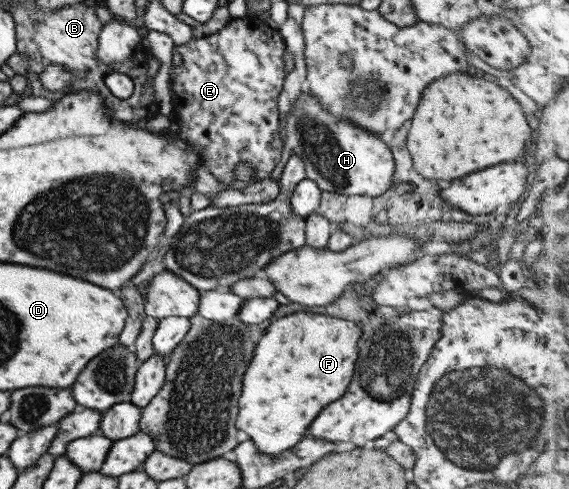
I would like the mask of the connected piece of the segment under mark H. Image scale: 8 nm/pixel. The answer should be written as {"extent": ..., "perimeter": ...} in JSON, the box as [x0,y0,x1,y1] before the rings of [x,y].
{"extent":[282,89,394,197],"perimeter":[[[301,89],[292,110],[288,113],[284,128],[284,149],[282,157],[286,159],[291,155],[292,159],[304,164],[305,177],[314,180],[321,191],[328,193],[340,193],[340,195],[366,195],[366,197],[378,197],[390,187],[394,171],[394,161],[389,148],[380,140],[379,135],[370,133],[366,129],[351,125],[345,120],[336,120],[319,105],[305,89]]]}

